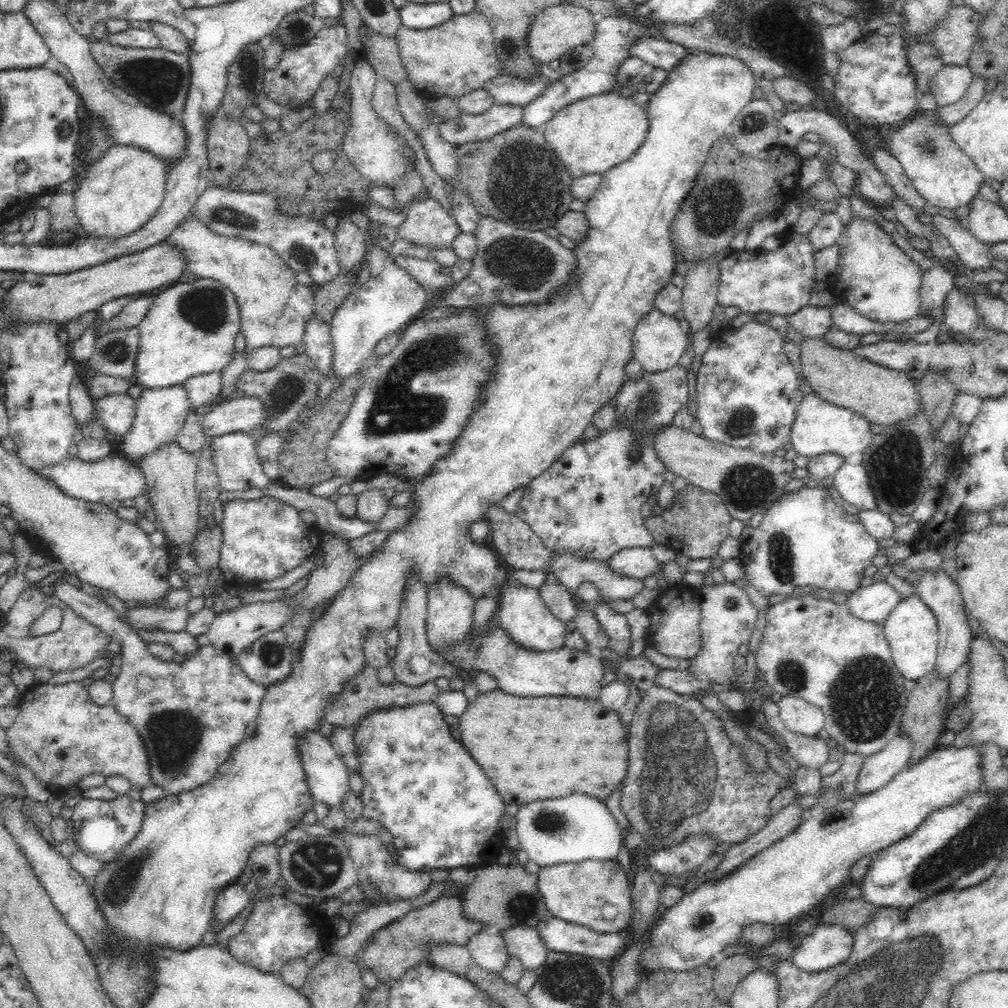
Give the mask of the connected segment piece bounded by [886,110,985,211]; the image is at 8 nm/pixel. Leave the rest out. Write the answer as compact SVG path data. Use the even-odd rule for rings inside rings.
M935 111L914 112L898 131L891 134L886 146L900 161L914 189L930 206L954 211L968 206L972 198L978 195L980 183L985 180L974 161L952 141L948 133L949 126L934 123L934 114Z

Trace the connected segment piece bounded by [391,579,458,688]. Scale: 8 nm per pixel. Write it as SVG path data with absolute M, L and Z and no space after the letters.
M410 579L407 589L404 591L401 605L400 618L397 622L399 630L399 641L395 647L396 656L393 658L391 668L394 671L395 679L405 686L416 688L425 682L434 681L437 678L450 678L454 676L458 669L452 666L445 658L441 658L438 653L430 649L426 638L426 603L428 591L420 579Z

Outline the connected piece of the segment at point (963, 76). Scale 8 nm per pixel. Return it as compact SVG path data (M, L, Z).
M967 65L944 66L930 85L932 96L937 100L938 106L958 102L967 93L973 78Z

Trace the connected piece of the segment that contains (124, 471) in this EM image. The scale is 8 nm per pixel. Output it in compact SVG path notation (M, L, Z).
M68 456L56 464L56 466L42 467L35 470L36 473L46 477L58 486L64 495L79 499L80 501L100 503L108 505L114 501L133 500L143 495L147 497L148 484L144 474L139 470L135 463L132 463L122 456L106 456L98 462L83 462L77 457L70 460Z

